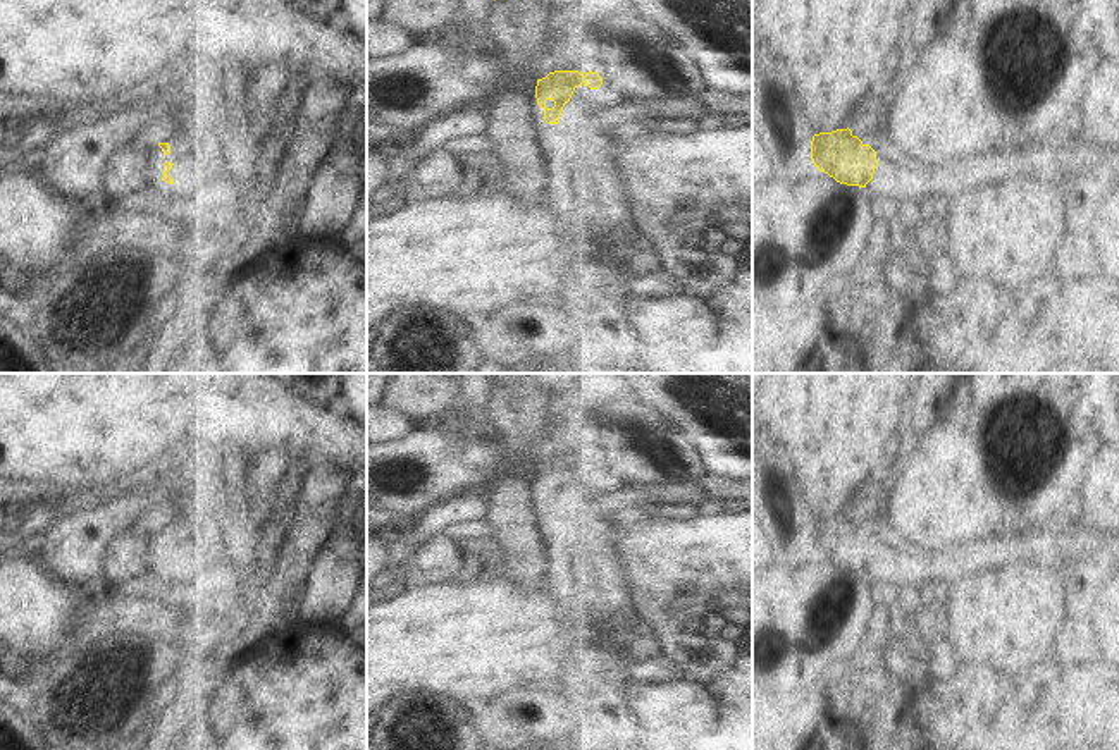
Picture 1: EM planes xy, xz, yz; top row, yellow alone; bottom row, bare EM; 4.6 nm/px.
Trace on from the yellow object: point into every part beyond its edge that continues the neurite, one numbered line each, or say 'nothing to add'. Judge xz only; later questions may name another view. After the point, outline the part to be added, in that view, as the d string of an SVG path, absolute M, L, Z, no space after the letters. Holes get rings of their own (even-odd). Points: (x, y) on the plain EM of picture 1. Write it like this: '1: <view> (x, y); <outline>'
1: xz (584, 565); M563 495L558 509L551 509L541 521L541 540L547 552L546 592L563 606L620 604L632 600L670 600L671 593L651 593L630 583L623 571L625 557L620 542L646 523L639 513L603 507L590 513L587 497Z

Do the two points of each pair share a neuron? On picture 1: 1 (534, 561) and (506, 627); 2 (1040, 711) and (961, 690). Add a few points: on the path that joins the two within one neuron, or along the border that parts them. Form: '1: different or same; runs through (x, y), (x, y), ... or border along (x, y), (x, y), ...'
1: different; border along (500, 570), (517, 587), (544, 590)
2: same; runs through (1021, 694), (1018, 690), (980, 690)

